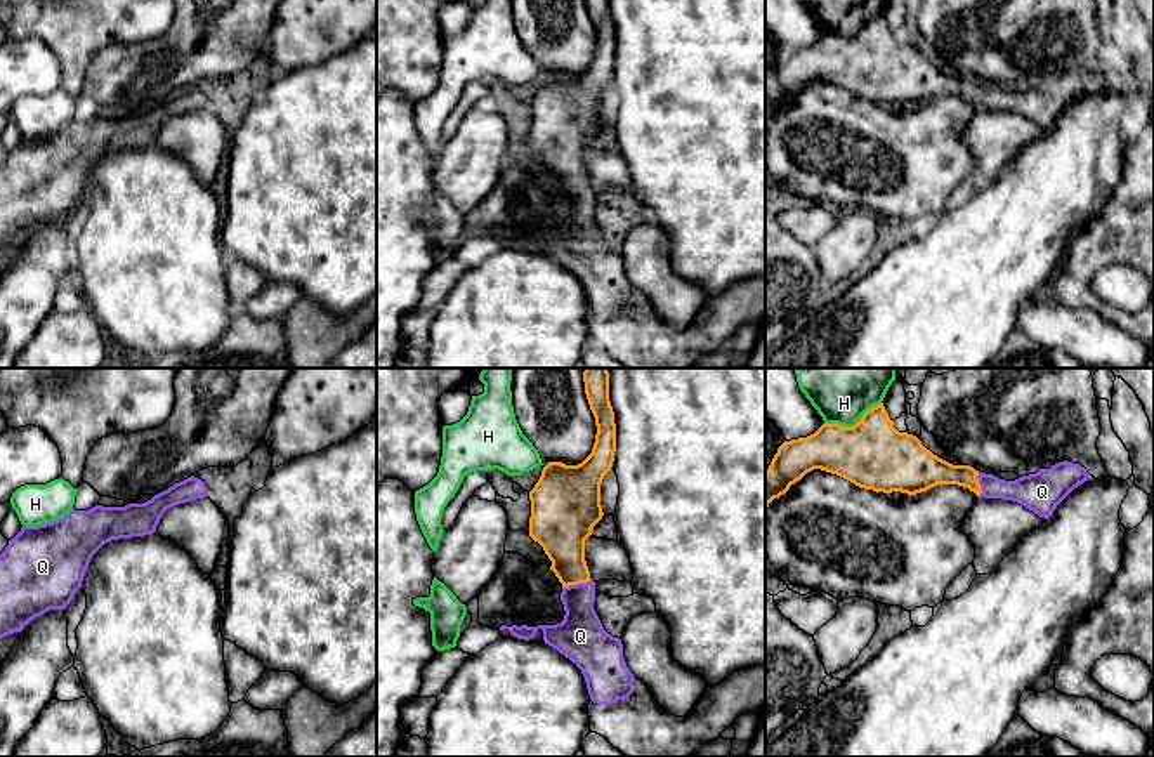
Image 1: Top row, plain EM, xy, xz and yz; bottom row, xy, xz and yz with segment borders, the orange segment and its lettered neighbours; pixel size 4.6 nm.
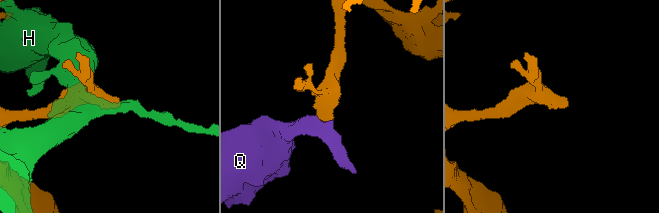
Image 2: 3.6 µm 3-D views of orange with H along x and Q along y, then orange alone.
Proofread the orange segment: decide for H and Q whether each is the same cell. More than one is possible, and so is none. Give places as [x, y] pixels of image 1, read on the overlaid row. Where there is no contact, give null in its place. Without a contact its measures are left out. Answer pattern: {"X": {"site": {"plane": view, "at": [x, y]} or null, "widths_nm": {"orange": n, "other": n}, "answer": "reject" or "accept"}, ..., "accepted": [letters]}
{"H": {"site": {"plane": "yz", "at": [854, 426]}, "widths_nm": {"orange": 320, "other": 400}, "answer": "reject"}, "Q": {"site": {"plane": "xz", "at": [576, 584]}, "widths_nm": {"orange": 220, "other": 220}, "answer": "accept"}, "accepted": ["Q"]}

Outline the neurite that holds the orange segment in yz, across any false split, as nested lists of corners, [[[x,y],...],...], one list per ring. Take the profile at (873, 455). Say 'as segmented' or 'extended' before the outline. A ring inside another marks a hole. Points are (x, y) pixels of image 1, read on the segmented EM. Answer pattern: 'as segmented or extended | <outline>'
extended | [[[883,403],[869,408],[854,427],[824,422],[807,438],[784,441],[765,471],[765,510],[774,498],[784,495],[791,484],[814,469],[836,474],[859,488],[876,493],[901,491],[916,495],[937,484],[958,484],[968,488],[977,497],[1017,502],[1045,519],[1053,514],[1057,505],[1074,488],[1090,477],[1085,467],[1067,460],[1015,481],[1005,481],[993,474],[979,472],[970,465],[953,465],[927,450],[916,436],[899,432]]]

